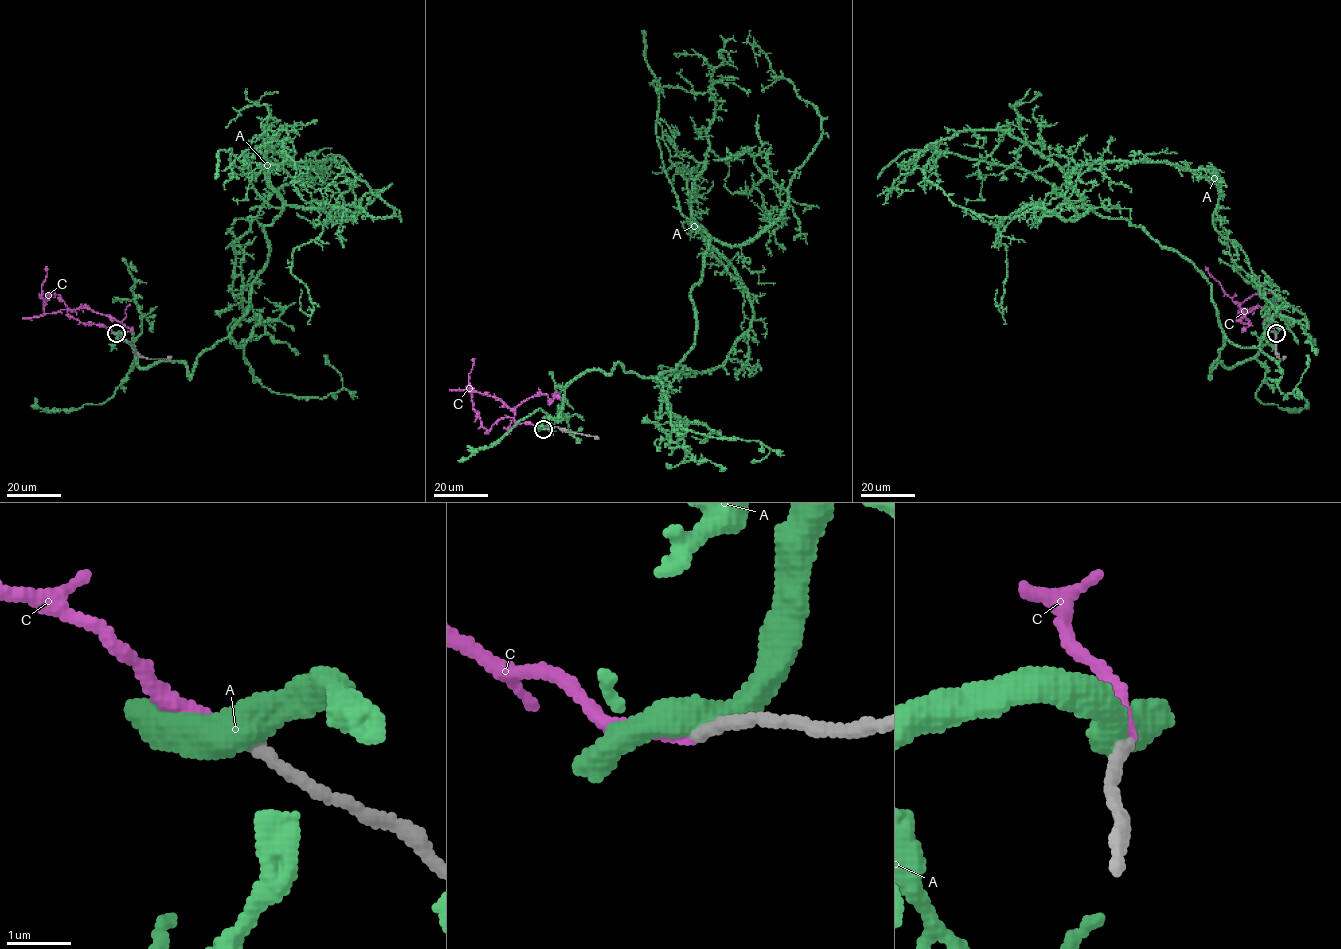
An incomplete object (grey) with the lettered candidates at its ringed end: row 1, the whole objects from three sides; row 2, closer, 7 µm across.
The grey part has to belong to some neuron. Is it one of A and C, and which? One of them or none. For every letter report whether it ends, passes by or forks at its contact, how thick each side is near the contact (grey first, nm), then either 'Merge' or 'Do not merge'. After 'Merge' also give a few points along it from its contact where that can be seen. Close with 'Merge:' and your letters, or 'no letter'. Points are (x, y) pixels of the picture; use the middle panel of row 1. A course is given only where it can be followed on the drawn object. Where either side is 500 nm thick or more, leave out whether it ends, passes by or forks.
A: It passes by. Thickness 200 nm (grey) against 480 nm. Do not merge
C: It ends there. Thickness 190 nm (grey) against 200 nm. Merge. Its course: (543, 429), (506, 416), (487, 430), (470, 391), (514, 408), (536, 395), (549, 401), (557, 392)
Merge: C

